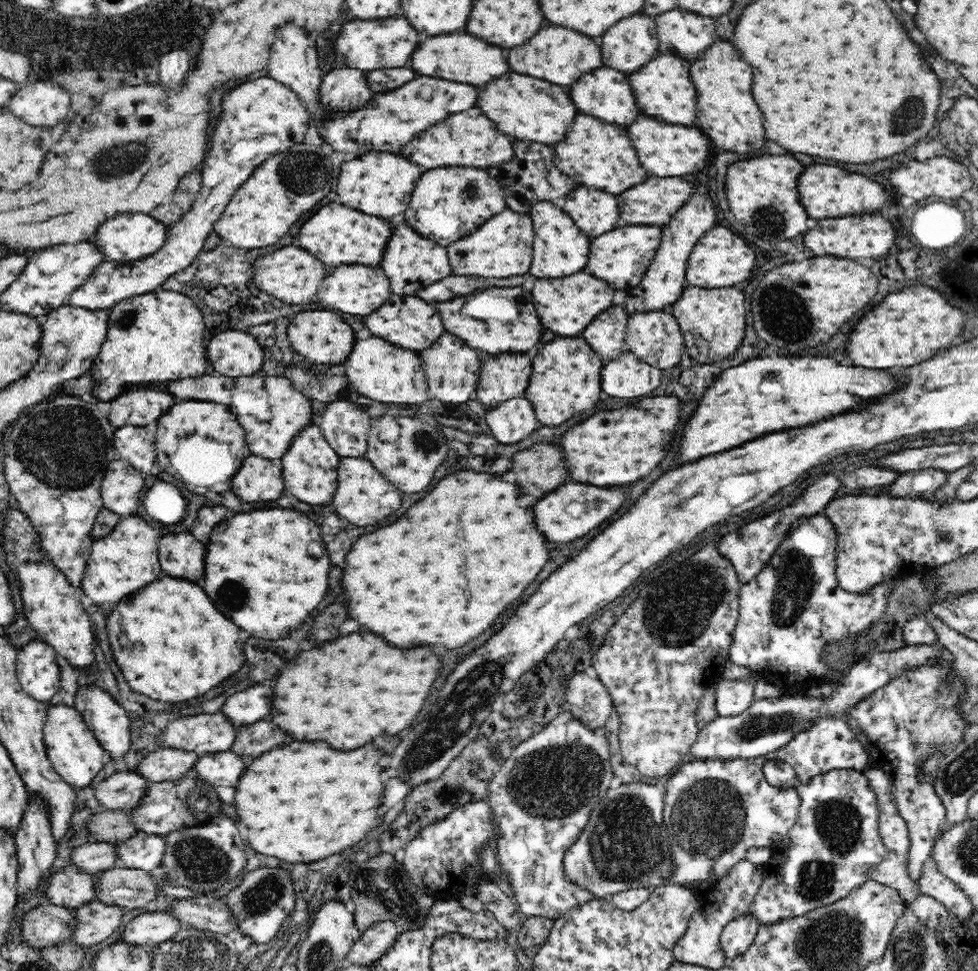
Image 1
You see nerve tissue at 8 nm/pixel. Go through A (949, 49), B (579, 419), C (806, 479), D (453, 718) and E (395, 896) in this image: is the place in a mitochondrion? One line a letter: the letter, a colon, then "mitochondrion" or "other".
A: other
B: other
C: other
D: mitochondrion
E: mitochondrion

